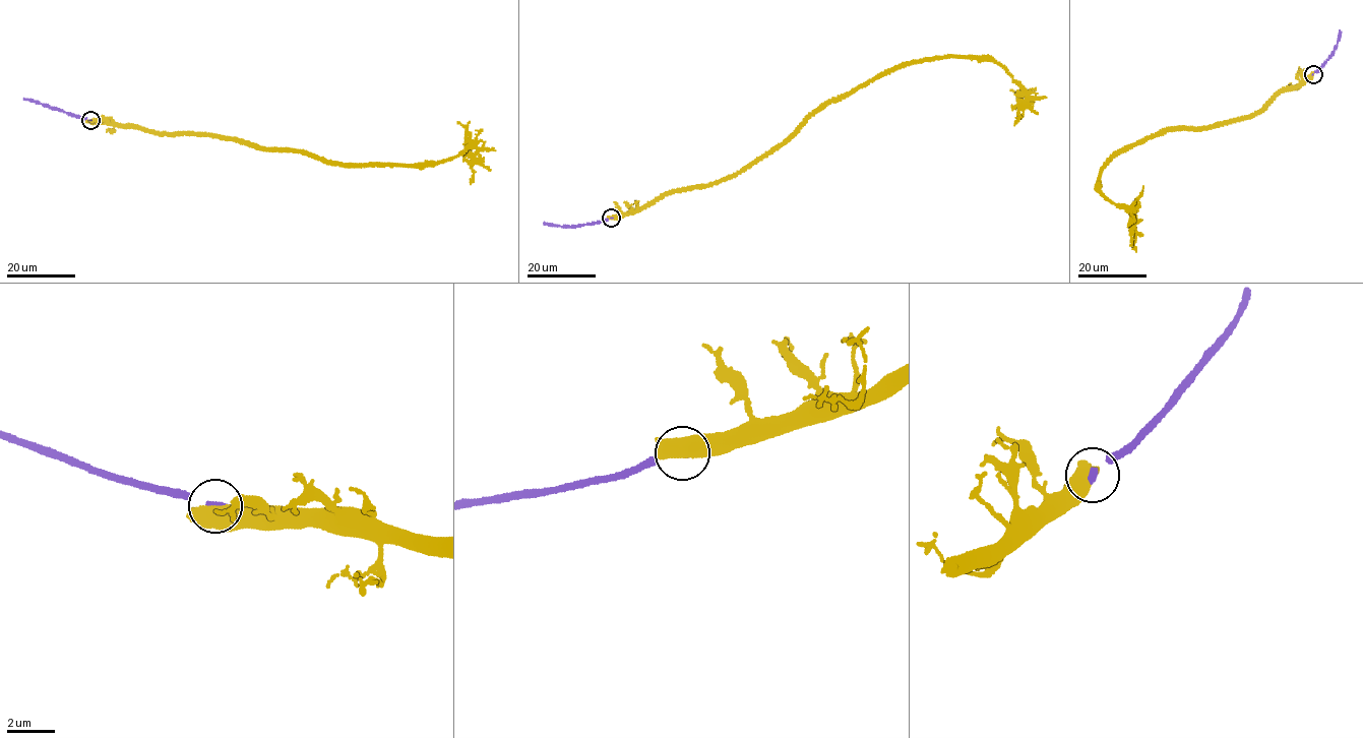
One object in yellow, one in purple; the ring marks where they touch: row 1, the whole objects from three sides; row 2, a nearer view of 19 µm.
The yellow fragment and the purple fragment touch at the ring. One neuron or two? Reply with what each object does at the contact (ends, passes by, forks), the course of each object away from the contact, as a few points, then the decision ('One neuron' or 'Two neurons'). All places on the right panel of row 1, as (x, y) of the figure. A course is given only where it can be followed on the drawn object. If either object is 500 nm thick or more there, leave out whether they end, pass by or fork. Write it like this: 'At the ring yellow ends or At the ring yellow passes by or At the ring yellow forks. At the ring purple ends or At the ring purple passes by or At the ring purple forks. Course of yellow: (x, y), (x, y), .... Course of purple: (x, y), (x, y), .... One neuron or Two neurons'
Course of yellow: (1313, 74), (1251, 117), (1199, 130), (1169, 130), (1112, 156), (1097, 190), (1127, 209), (1136, 251). Course of purple: (1313, 74), (1331, 55), (1339, 31). Two neurons

